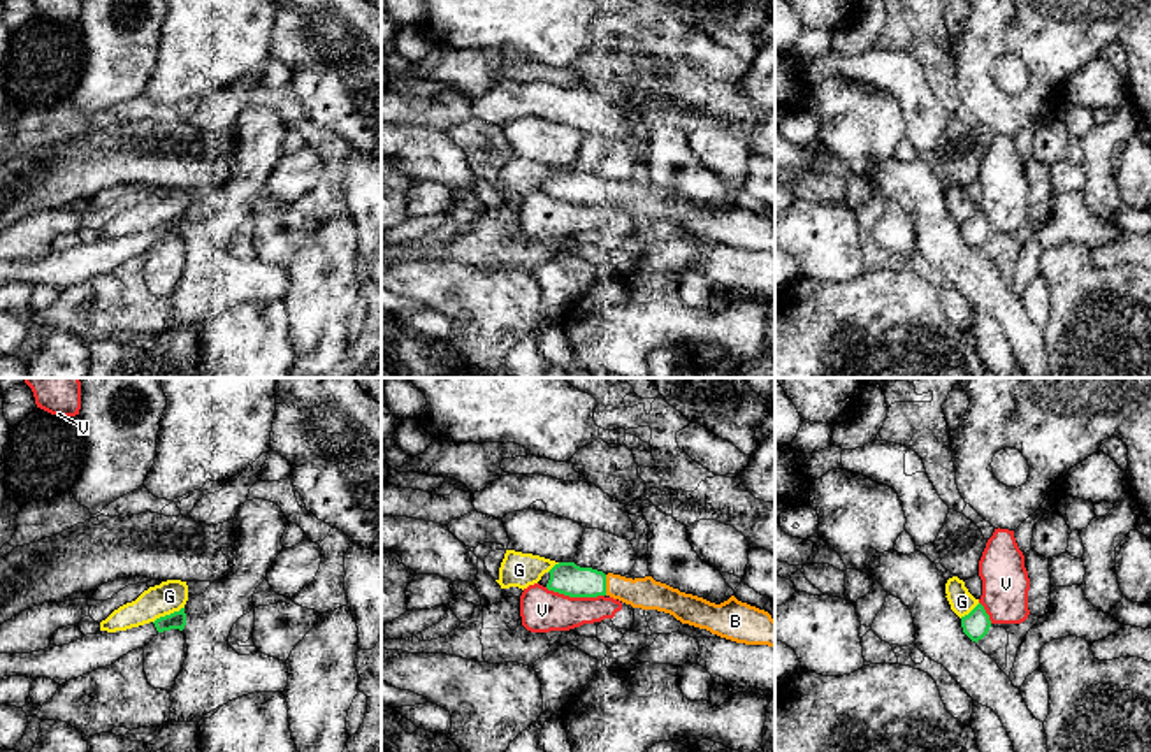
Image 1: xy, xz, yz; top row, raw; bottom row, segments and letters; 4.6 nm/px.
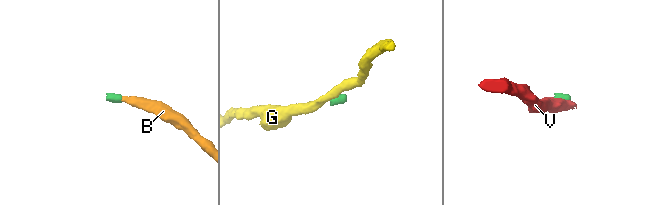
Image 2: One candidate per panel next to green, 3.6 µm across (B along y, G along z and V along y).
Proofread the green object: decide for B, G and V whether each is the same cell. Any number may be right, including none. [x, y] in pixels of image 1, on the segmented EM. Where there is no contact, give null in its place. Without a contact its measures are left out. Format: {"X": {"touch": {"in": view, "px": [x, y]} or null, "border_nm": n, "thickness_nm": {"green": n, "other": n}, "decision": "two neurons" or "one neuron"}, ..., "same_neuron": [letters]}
{"B": {"touch": {"in": "xz", "px": [605, 585]}, "border_nm": 100, "thickness_nm": {"green": 150, "other": 140}, "decision": "one neuron"}, "G": {"touch": {"in": "xy", "px": [167, 615]}, "border_nm": 160, "thickness_nm": {"green": 80, "other": 150}, "decision": "two neurons"}, "V": {"touch": {"in": "xz", "px": [575, 596]}, "border_nm": 280, "thickness_nm": {"green": 150, "other": 200}, "decision": "two neurons"}, "same_neuron": ["B"]}

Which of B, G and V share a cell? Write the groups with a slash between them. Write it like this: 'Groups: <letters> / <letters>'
Groups: B / G / V

